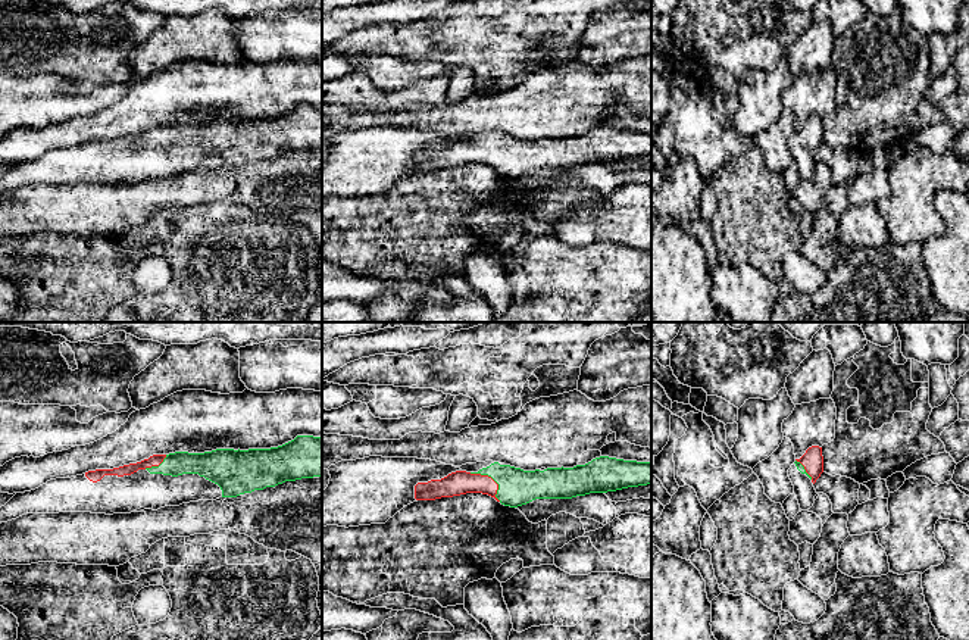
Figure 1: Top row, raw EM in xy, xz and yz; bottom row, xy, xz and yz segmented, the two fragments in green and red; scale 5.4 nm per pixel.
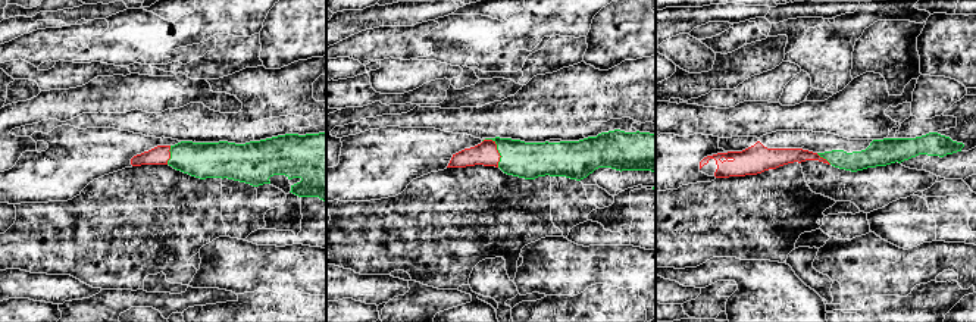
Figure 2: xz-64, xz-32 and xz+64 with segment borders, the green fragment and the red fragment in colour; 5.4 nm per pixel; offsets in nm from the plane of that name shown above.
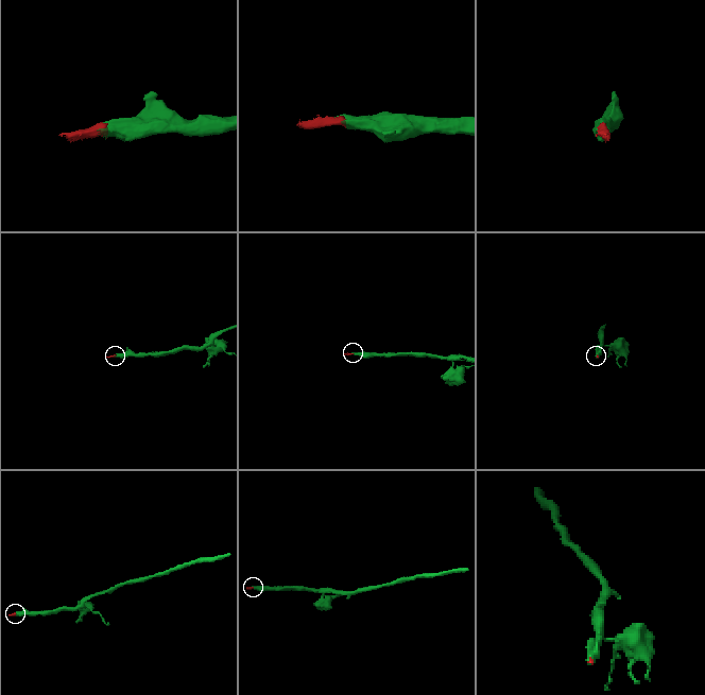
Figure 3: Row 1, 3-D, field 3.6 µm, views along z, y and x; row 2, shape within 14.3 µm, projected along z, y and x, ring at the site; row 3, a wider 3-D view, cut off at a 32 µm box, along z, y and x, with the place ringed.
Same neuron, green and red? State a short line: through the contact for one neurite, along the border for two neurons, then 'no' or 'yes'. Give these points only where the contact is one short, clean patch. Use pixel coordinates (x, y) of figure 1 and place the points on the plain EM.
line xz (516, 158), (491, 147), (458, 153); yes

